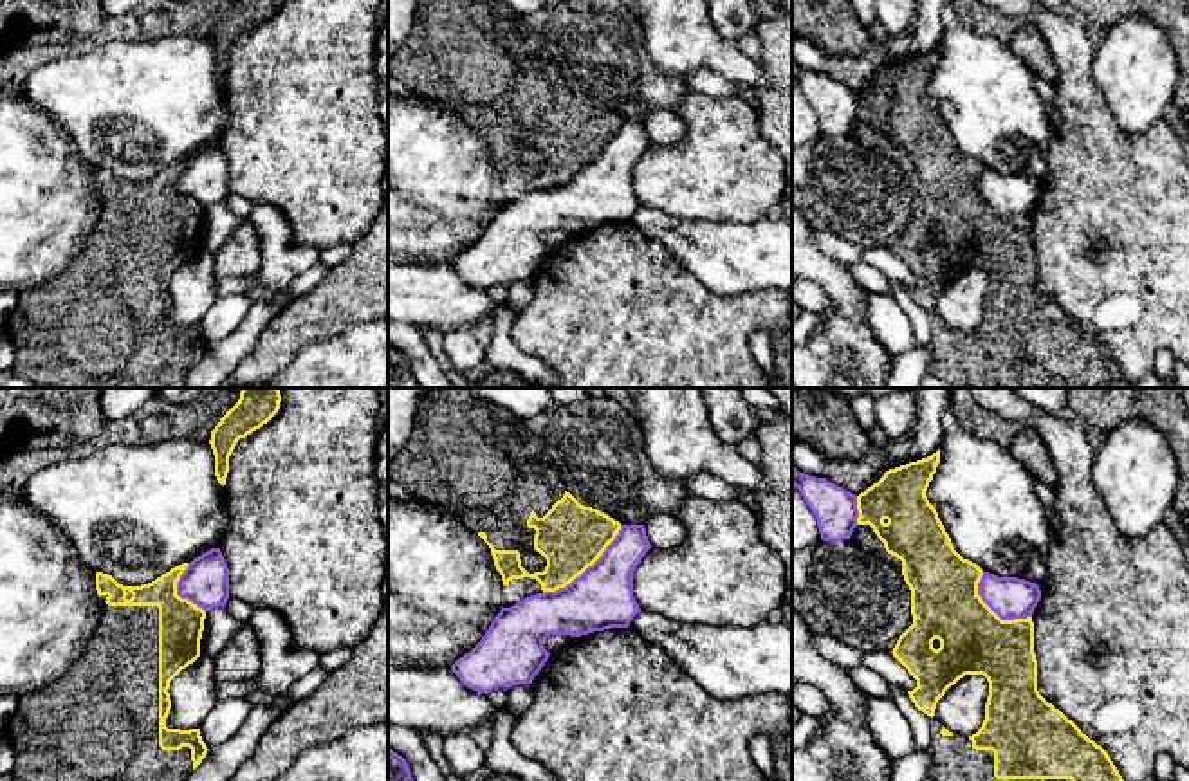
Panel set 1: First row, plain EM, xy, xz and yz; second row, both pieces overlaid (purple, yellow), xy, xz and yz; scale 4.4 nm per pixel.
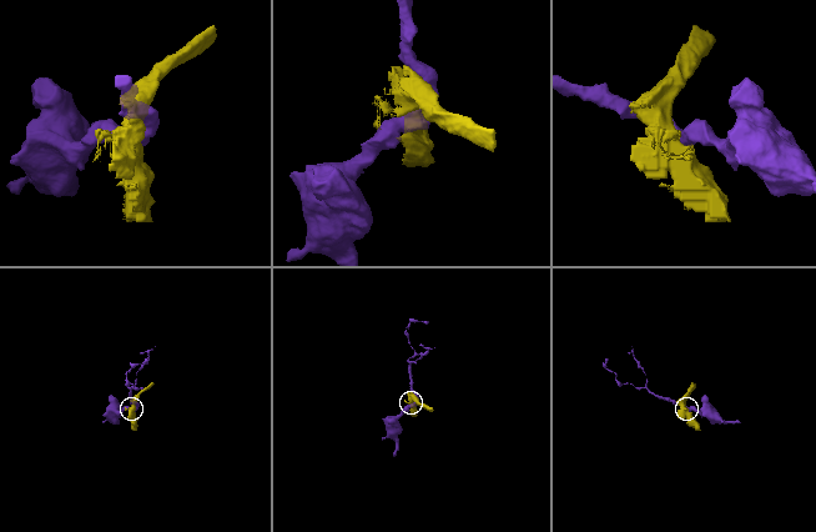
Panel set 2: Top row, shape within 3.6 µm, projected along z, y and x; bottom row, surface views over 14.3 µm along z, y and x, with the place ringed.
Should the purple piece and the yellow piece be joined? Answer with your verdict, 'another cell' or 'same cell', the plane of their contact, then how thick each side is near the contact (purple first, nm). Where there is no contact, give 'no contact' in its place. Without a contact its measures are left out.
another cell; meets purple in xz; 280 nm thick on the purple side, 300 nm on the other

